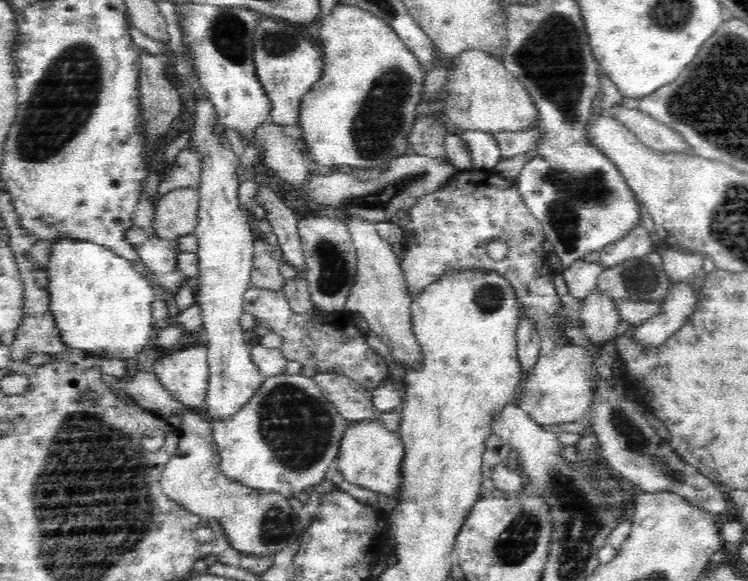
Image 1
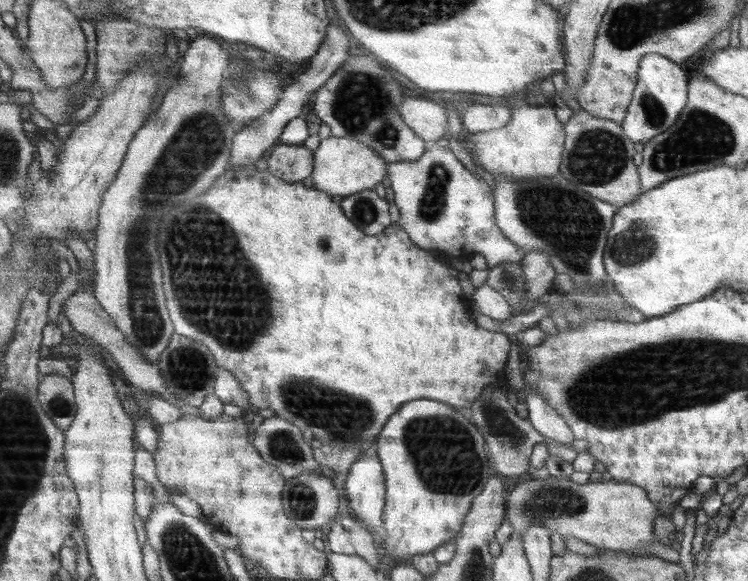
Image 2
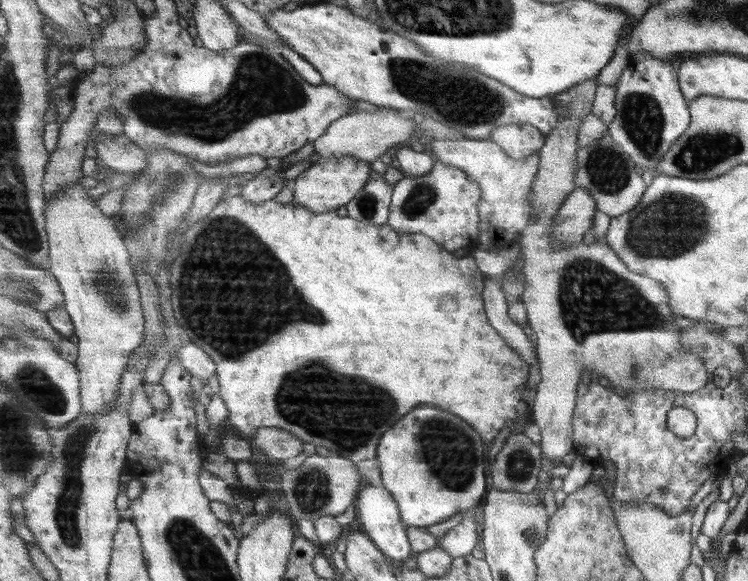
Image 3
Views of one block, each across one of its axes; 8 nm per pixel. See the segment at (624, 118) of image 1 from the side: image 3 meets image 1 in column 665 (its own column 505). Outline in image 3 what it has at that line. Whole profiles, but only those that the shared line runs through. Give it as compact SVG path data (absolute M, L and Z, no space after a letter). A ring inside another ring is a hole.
M513 123L495 126L492 139L501 151L519 161L540 150L544 135L529 123Z

